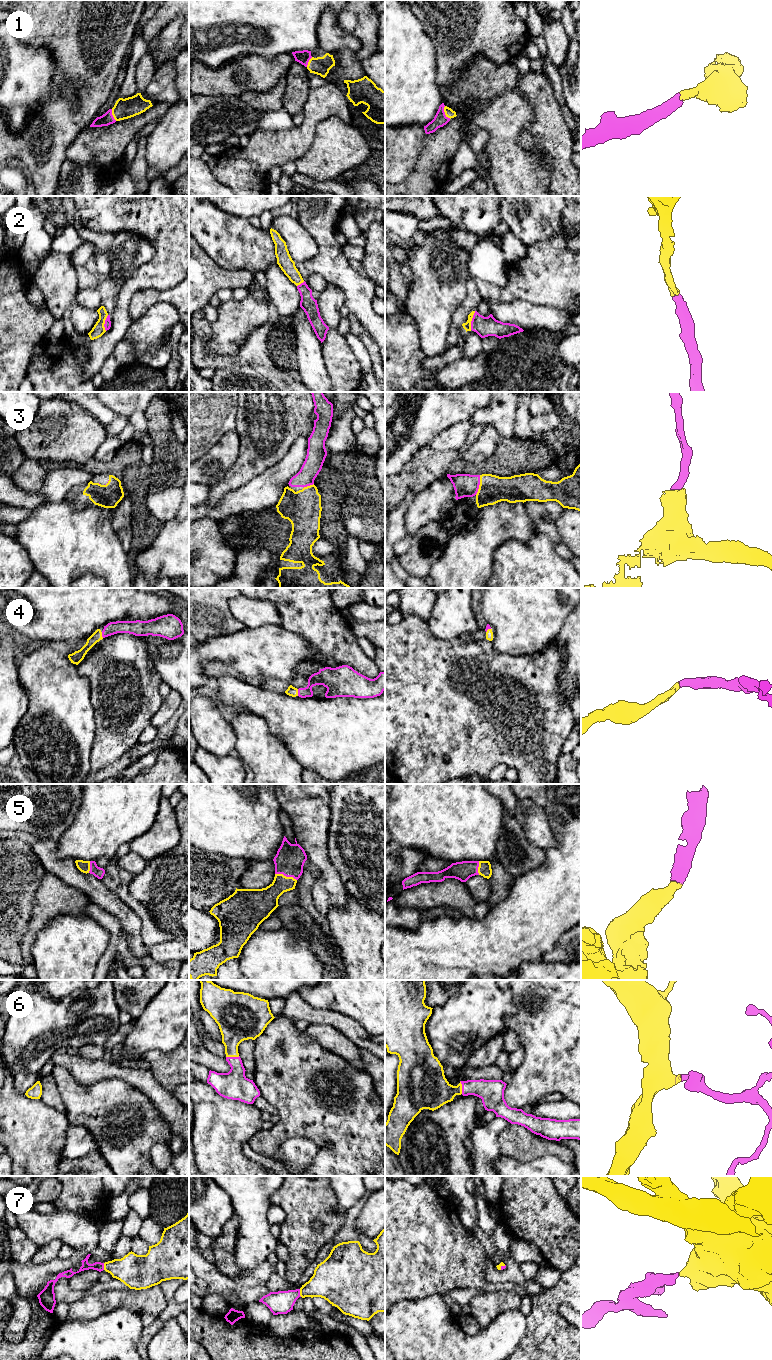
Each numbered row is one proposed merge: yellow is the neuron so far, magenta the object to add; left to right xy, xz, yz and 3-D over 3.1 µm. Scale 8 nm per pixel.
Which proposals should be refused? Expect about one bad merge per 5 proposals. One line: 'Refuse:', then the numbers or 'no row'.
Refuse: no row

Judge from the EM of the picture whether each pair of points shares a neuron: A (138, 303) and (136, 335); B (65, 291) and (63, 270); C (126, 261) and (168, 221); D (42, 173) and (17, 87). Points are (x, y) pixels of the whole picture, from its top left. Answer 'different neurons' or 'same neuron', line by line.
A: different neurons
B: same neuron
C: different neurons
D: different neurons

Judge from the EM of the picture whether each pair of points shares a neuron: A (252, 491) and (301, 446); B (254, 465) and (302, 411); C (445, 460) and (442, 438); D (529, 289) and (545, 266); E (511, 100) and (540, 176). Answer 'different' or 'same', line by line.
A: same
B: same
C: different
D: same
E: same

